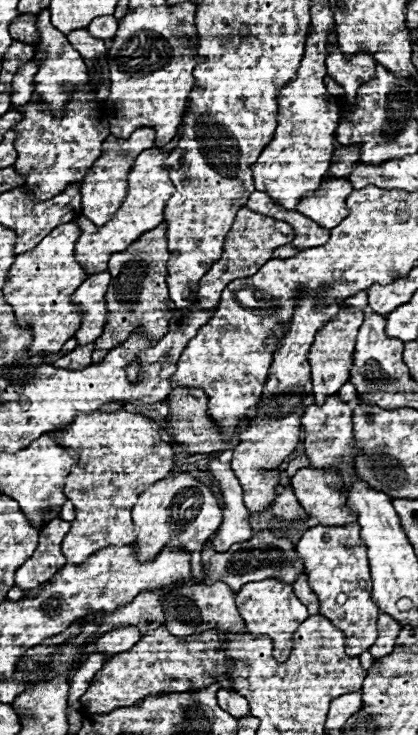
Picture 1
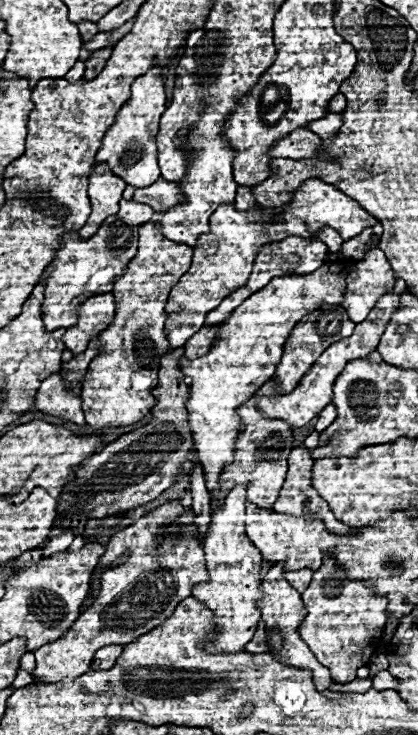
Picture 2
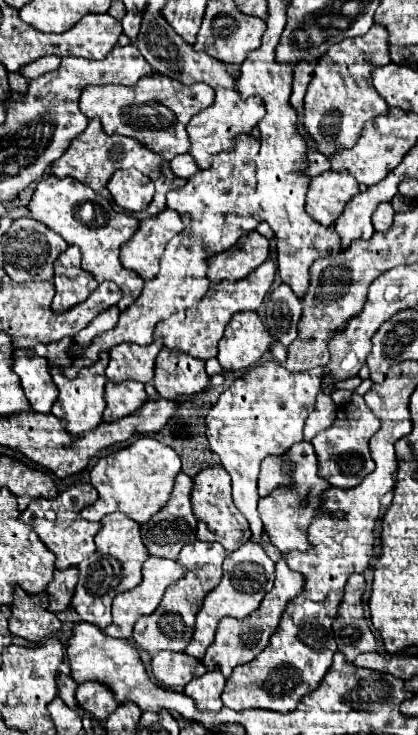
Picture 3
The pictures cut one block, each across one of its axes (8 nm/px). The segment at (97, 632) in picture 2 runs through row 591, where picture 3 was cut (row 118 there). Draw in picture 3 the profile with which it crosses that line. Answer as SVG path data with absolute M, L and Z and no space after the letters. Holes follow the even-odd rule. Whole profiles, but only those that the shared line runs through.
M146 76L136 86L88 86L80 96L80 110L88 118L100 118L106 134L122 134L136 138L146 148L158 152L164 160L172 160L188 152L186 126L196 112L214 102L214 90L208 84L186 86L168 76Z

